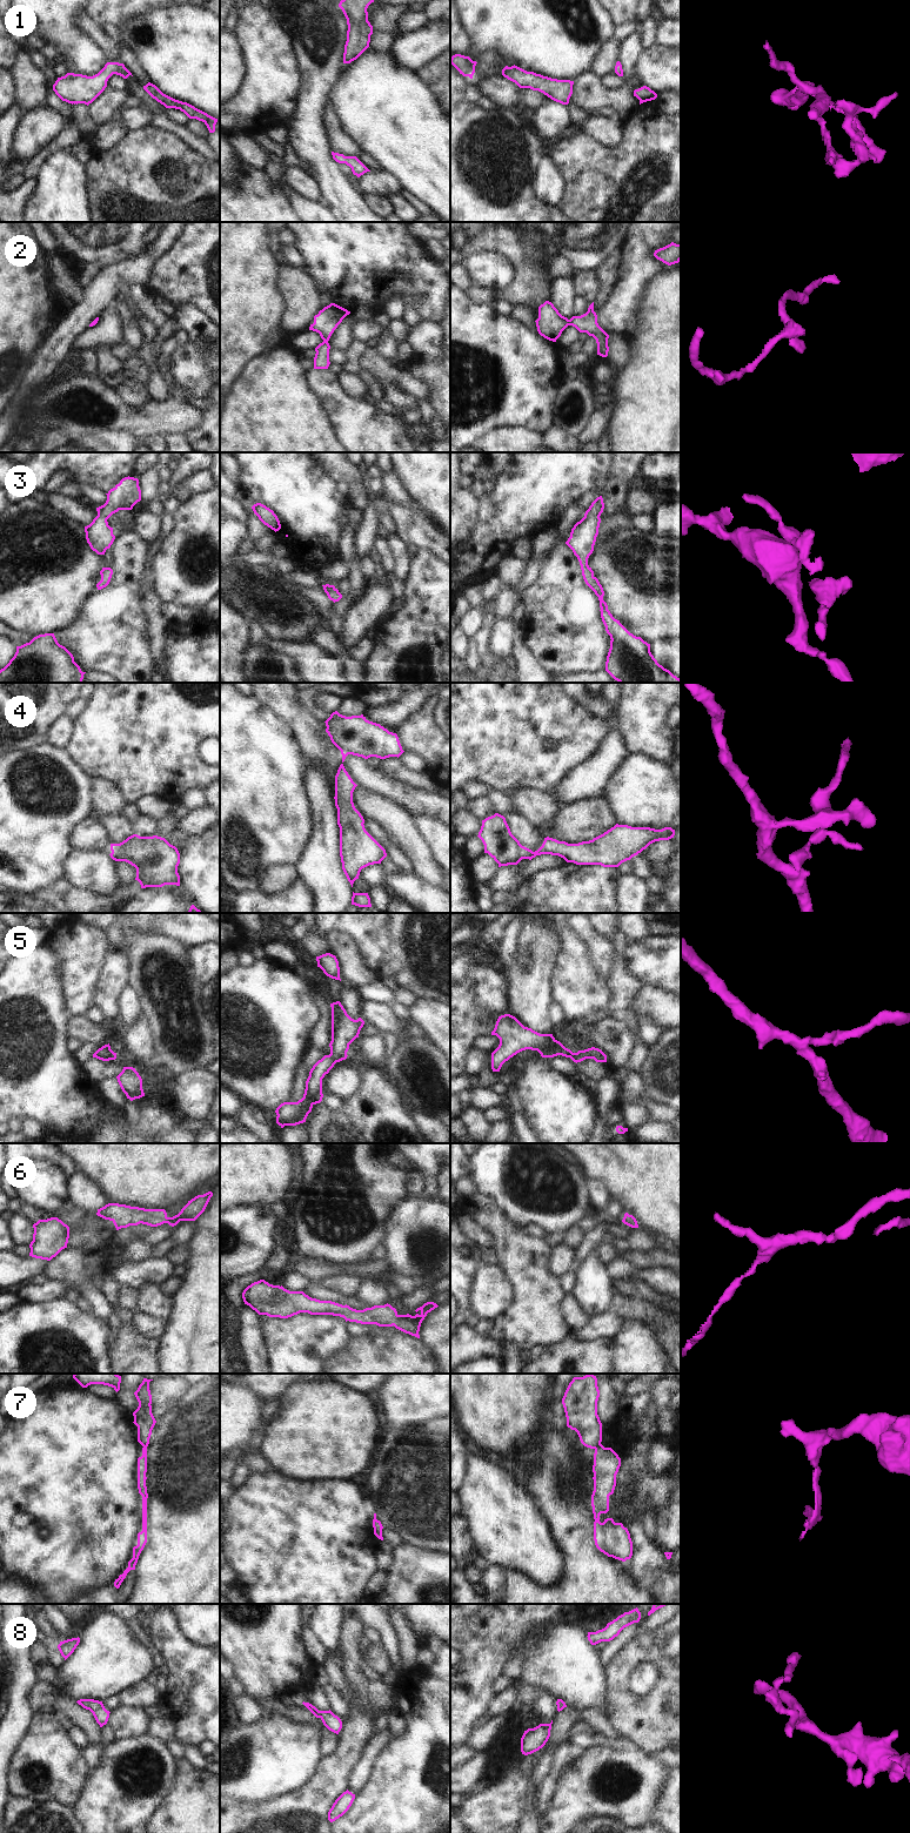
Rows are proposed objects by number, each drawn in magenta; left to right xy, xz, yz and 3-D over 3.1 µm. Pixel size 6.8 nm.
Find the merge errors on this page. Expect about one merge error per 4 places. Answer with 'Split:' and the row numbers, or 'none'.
Split: 4, 7

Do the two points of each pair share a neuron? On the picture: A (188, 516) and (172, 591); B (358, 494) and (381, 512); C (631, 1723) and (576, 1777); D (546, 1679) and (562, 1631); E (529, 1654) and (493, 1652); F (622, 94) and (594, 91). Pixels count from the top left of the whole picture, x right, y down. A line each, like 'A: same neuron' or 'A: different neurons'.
A: same neuron
B: different neurons
C: different neurons
D: same neuron
E: different neurons
F: same neuron

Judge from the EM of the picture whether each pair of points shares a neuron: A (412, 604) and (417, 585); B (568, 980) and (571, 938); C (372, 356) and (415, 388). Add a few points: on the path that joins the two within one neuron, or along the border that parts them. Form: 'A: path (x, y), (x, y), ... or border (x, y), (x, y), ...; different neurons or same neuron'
A: path (416, 599), (417, 590); same neuron
B: path (571, 969), (571, 948); same neuron
C: path (382, 367), (388, 373), (393, 373), (405, 381); same neuron

